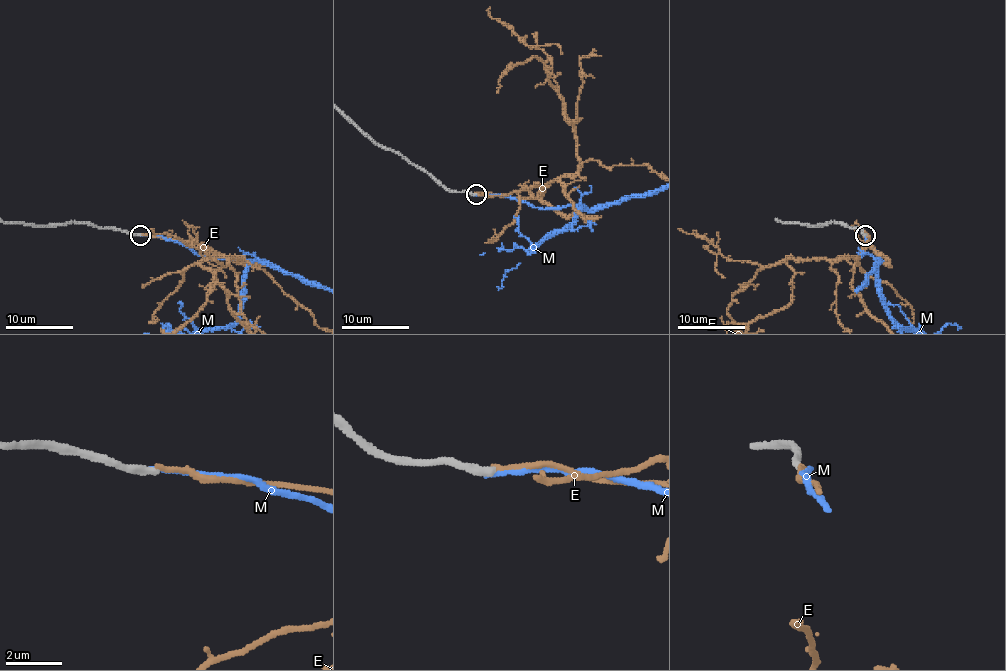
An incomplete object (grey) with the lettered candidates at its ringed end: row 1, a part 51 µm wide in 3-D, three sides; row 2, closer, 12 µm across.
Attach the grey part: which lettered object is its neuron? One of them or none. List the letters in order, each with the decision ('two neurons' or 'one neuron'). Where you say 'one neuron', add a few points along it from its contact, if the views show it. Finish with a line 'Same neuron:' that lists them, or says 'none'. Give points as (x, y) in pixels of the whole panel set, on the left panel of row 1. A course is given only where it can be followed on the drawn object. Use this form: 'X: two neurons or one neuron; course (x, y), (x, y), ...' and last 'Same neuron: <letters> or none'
E: two neurons
M: two neurons
Same neuron: none

